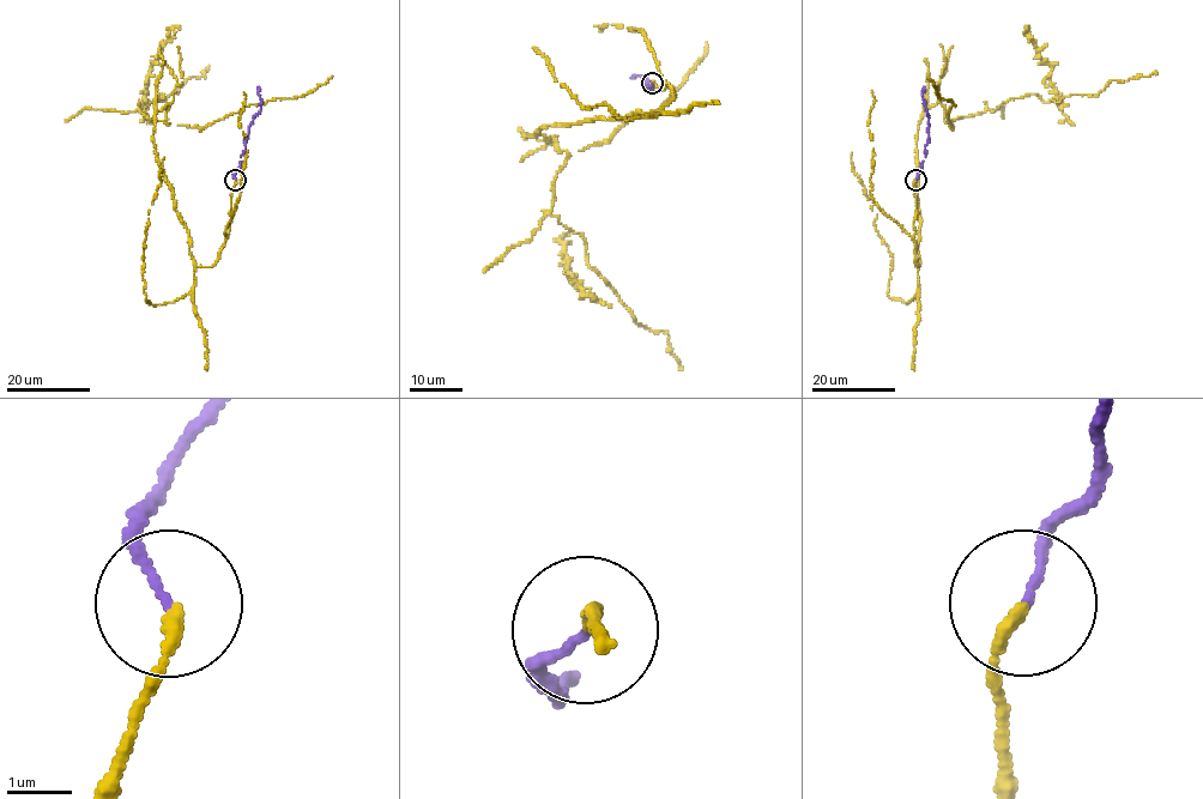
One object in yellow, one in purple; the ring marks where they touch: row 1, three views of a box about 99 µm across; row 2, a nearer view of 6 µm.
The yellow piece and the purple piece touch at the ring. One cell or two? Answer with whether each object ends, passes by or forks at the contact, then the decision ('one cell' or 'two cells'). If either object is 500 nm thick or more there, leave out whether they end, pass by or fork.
yellow ends | purple ends | one cell

